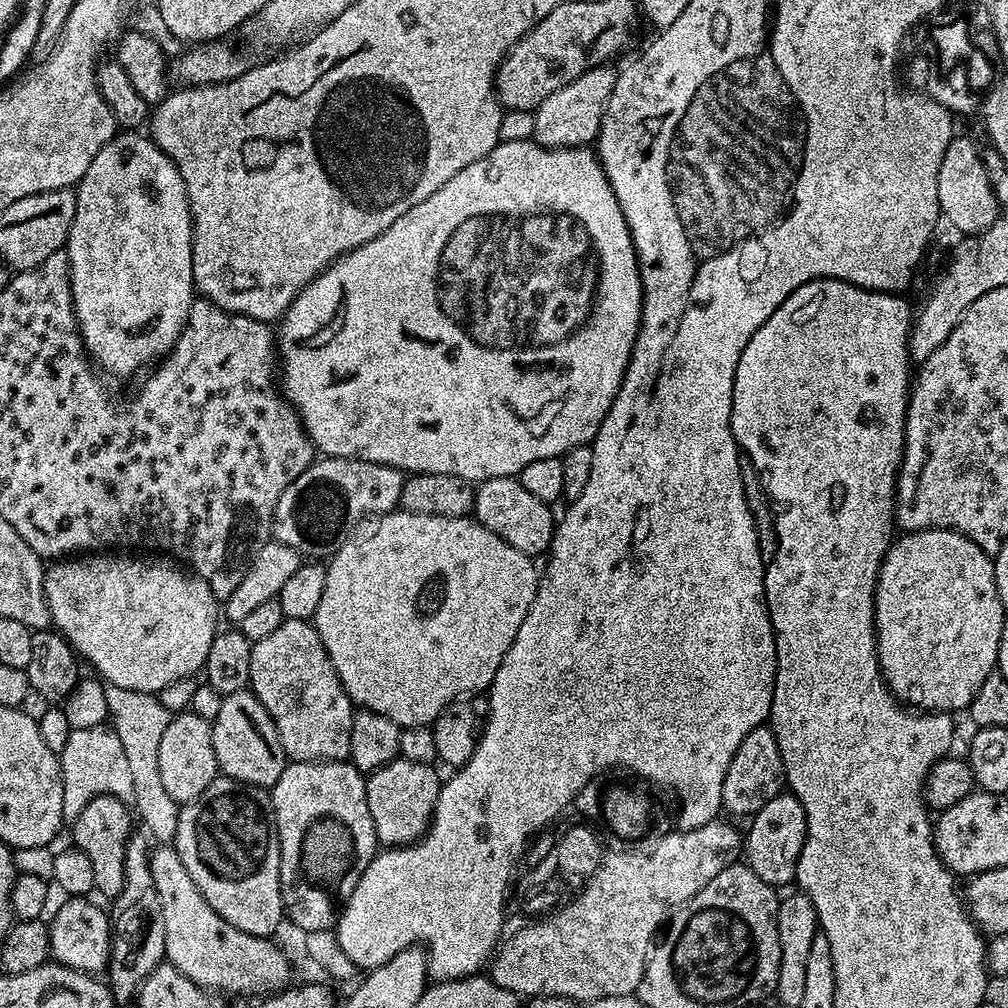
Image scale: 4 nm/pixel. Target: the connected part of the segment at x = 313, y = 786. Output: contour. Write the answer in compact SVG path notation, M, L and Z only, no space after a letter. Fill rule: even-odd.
M306 760L289 763L282 778L272 785L270 795L274 810L276 837L280 843L280 889L284 914L303 930L326 931L335 925L345 900L354 894L366 866L378 851L374 822L366 798L365 773L343 760Z

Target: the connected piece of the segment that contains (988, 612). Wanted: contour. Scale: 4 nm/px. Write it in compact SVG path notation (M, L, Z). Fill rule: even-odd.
M926 528L922 532L909 532L901 535L889 548L880 563L880 573L876 583L876 601L874 614L876 615L876 653L880 659L880 672L884 682L891 690L893 696L901 704L912 710L925 712L947 712L956 714L956 711L967 709L968 703L978 694L982 682L992 673L998 658L998 642L1002 638L1002 626L1006 622L1006 610L998 598L996 585L996 565L993 557L987 556L975 542L965 536L963 532L954 532L946 528Z

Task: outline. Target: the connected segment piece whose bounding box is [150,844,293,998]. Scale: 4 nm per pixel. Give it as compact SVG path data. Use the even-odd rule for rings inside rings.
M160 844L150 852L150 874L154 874L154 890L158 890L158 902L162 906L162 922L166 930L167 963L172 964L186 978L190 978L200 988L232 996L252 996L263 998L269 994L283 992L293 983L292 966L286 955L278 948L275 941L267 936L246 934L246 930L238 930L238 926L230 926L226 918L222 918L206 902L206 898L194 886L194 878L186 874L186 866L182 866L182 858L178 858L178 850L172 844Z

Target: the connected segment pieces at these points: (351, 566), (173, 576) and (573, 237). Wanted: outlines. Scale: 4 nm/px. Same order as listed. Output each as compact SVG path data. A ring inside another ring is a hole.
M397 510L375 517L371 524L372 528L368 529L364 529L364 526L357 527L344 541L343 546L337 552L333 552L327 561L326 590L322 590L322 602L318 602L318 610L314 617L316 633L318 638L322 638L322 646L353 705L368 708L378 714L386 714L390 722L400 725L401 728L423 724L430 726L438 718L438 714L442 714L444 708L457 698L463 697L460 696L463 692L483 693L492 687L494 674L498 674L498 666L502 666L502 658L506 658L518 634L518 626L522 626L534 602L536 587L540 585L538 564L533 557L522 554L522 550L514 550L510 542L498 538L498 534L486 530L486 526L482 526L475 518L442 518Z
M86 554L77 558L68 558L57 561L45 571L44 593L47 595L47 604L50 606L53 625L68 641L73 649L99 670L98 673L108 684L120 686L123 689L138 690L139 692L159 693L164 686L182 677L193 677L199 673L205 664L206 656L210 652L210 642L218 631L217 622L220 622L220 604L210 590L210 586L196 573L186 569L175 561L153 556L154 558L132 558L130 554Z
M505 140L497 144L490 154L486 154L478 162L466 166L466 170L458 170L446 186L442 186L426 202L418 202L418 206L410 206L402 218L397 218L394 223L378 238L350 250L345 256L339 256L335 262L306 285L294 298L294 302L284 312L278 321L278 384L282 389L282 395L300 415L304 423L306 434L312 440L312 447L317 453L325 457L341 456L342 458L354 458L355 460L369 460L375 464L385 464L391 468L399 468L405 474L425 472L426 474L454 474L458 478L466 478L473 482L489 480L490 478L502 478L503 476L519 477L520 471L530 462L538 462L538 458L563 457L564 453L572 448L591 445L592 440L598 434L598 426L602 418L610 410L618 390L622 386L622 378L626 374L626 366L632 357L636 335L640 329L640 315L642 314L642 302L644 291L642 290L642 278L640 267L636 261L636 251L630 230L626 226L626 218L622 214L622 206L618 206L618 198L614 198L614 190L602 170L600 161L595 151L583 148L541 148L532 140L519 140L510 142Z

